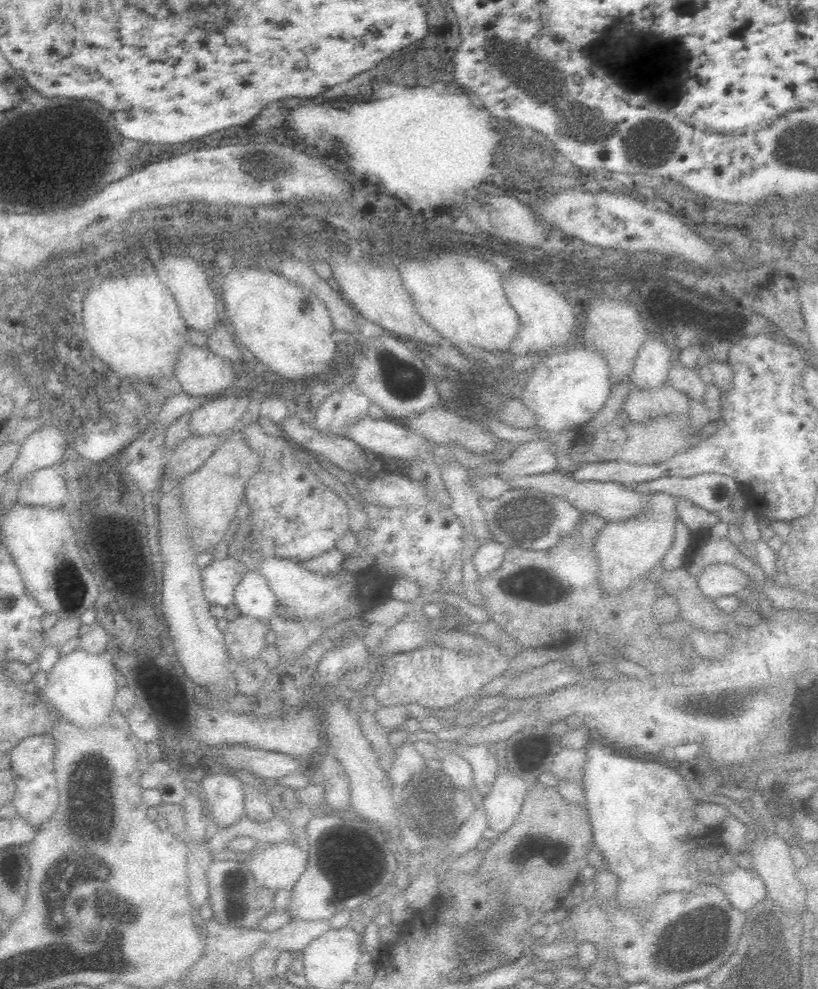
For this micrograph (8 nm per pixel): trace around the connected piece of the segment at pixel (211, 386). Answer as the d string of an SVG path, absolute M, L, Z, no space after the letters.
M188 344L178 356L174 378L190 396L218 396L239 375L234 373L234 365L237 364L208 350L208 346Z

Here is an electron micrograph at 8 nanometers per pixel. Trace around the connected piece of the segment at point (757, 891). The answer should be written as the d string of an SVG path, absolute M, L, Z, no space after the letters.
M734 870L724 874L724 880L720 884L726 898L736 906L738 910L750 910L756 904L766 898L766 886L760 880L760 876L754 870Z

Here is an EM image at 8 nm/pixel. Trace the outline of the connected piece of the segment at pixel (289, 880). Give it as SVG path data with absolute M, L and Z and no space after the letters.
M282 842L268 846L252 854L248 870L254 874L256 882L274 892L282 888L292 888L300 874L306 870L308 856L292 842Z

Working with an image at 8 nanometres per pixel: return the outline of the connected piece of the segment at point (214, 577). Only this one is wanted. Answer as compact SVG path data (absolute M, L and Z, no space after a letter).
M224 558L204 568L204 594L212 606L230 606L234 588L248 568L236 558Z

